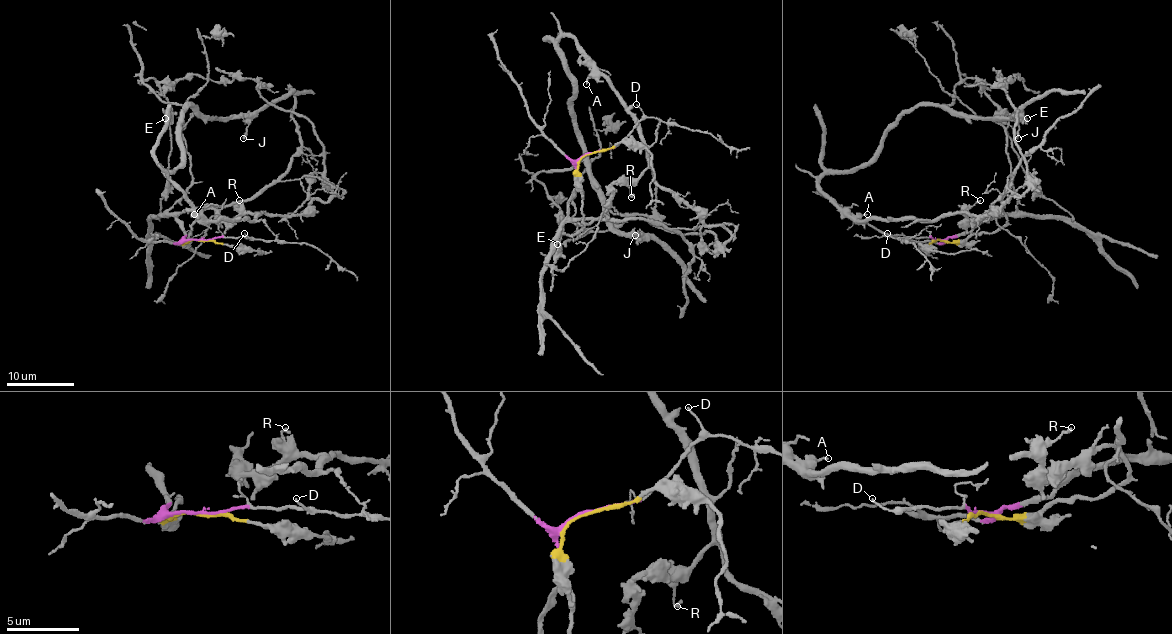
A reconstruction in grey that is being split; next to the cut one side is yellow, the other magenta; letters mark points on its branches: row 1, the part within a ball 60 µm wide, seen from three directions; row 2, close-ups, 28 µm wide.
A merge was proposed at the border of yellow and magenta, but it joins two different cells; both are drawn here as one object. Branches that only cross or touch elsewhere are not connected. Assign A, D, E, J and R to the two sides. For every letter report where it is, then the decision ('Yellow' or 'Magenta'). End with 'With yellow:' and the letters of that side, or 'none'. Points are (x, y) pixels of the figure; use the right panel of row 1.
A: Place: (867, 214). Yellow
D: Place: (887, 233). Magenta
E: Place: (1027, 118). Yellow
J: Place: (1018, 138). Yellow
R: Place: (980, 200). Yellow
With yellow: A, E, J, R

